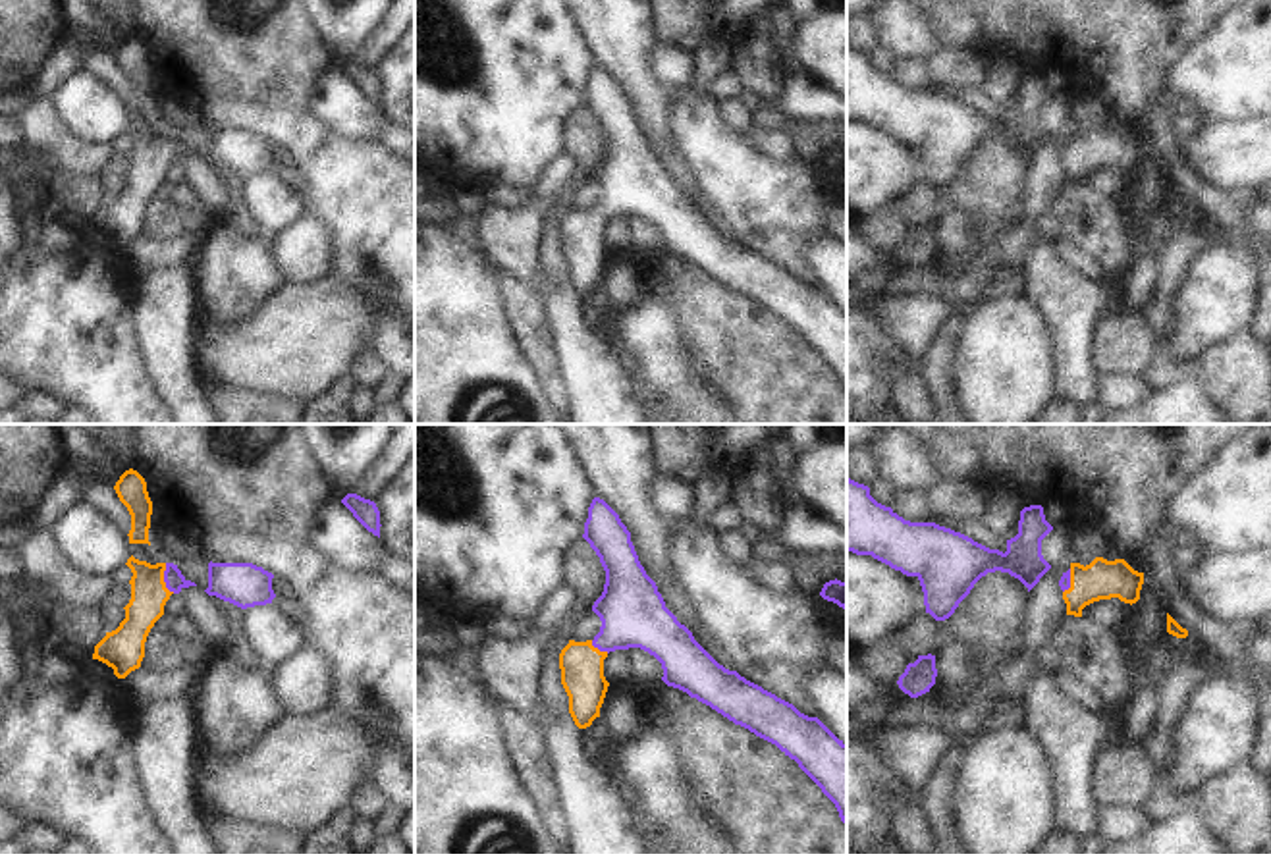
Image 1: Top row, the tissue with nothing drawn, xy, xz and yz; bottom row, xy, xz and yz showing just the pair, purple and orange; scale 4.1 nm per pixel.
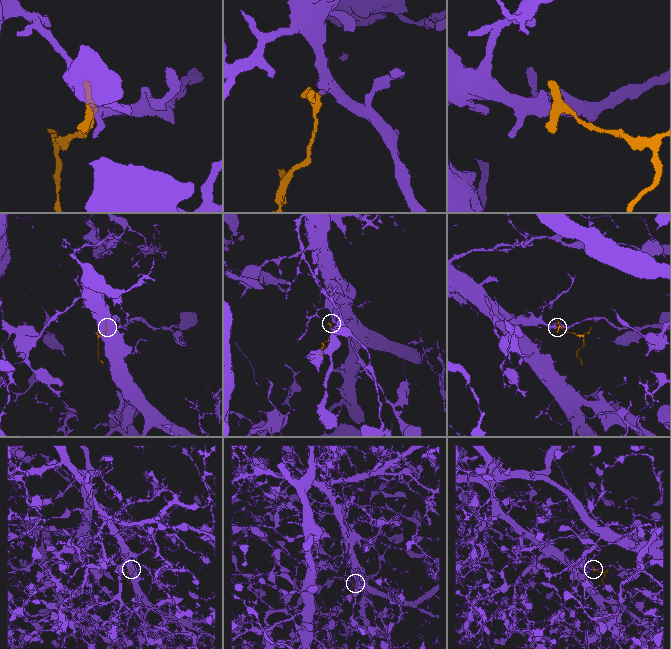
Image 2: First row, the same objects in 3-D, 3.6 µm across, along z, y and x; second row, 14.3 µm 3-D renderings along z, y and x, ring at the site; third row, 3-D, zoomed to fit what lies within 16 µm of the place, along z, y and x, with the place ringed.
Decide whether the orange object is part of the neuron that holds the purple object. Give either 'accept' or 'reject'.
accept

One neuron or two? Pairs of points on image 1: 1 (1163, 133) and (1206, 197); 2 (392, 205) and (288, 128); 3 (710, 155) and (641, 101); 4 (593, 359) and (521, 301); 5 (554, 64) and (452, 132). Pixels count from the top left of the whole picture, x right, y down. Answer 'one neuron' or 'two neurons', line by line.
1: one neuron
2: one neuron
3: two neurons
4: two neurons
5: one neuron

